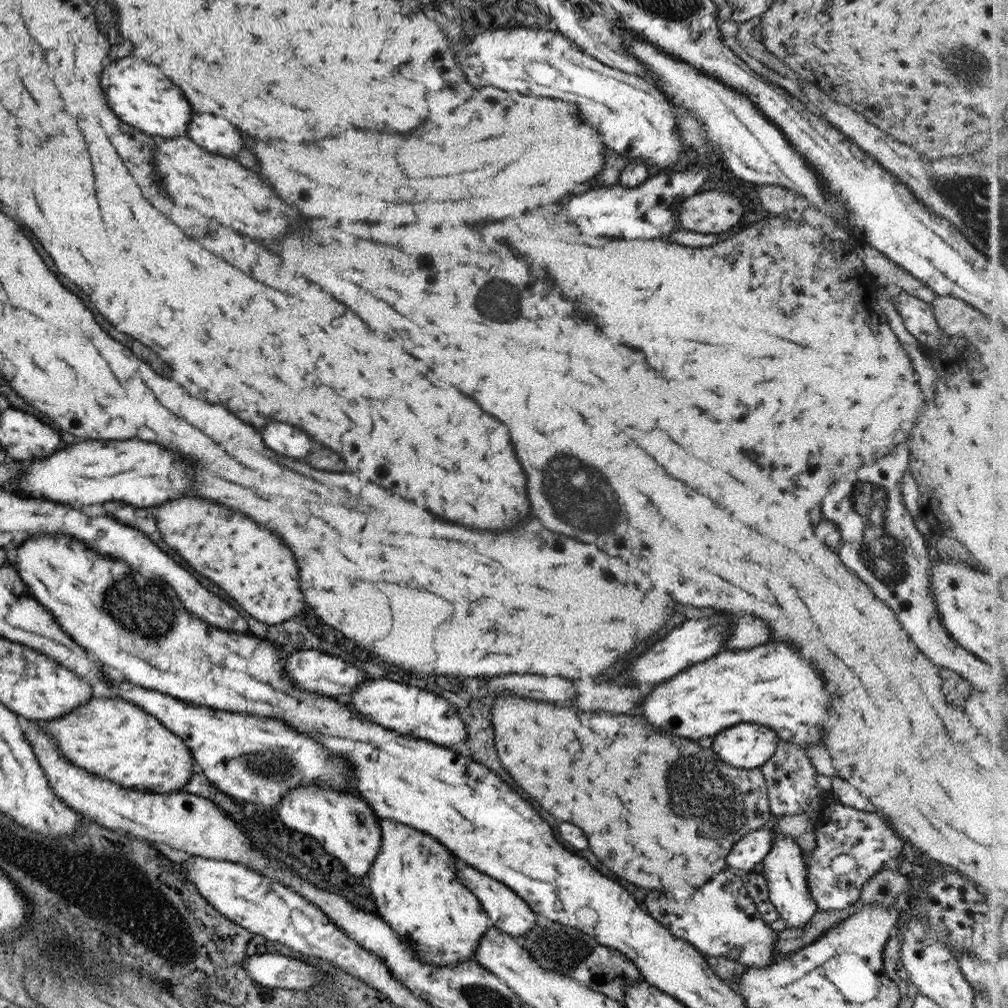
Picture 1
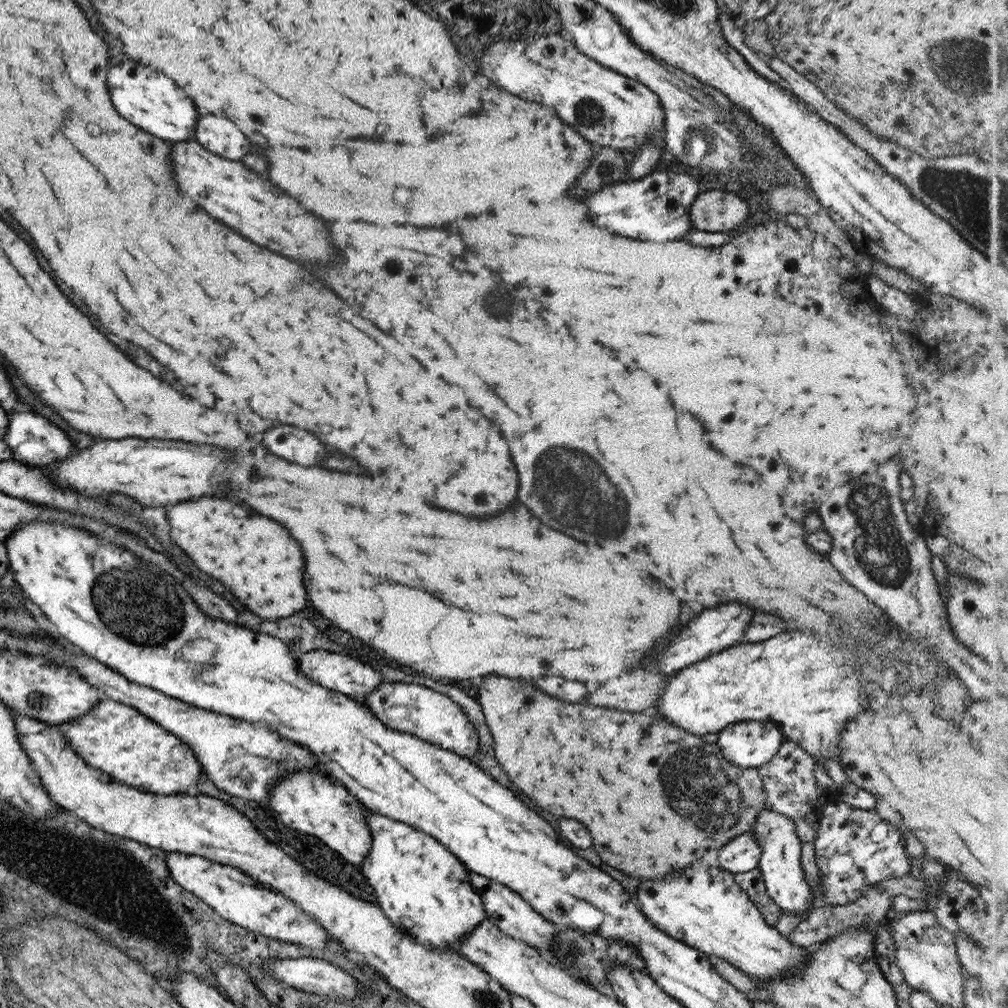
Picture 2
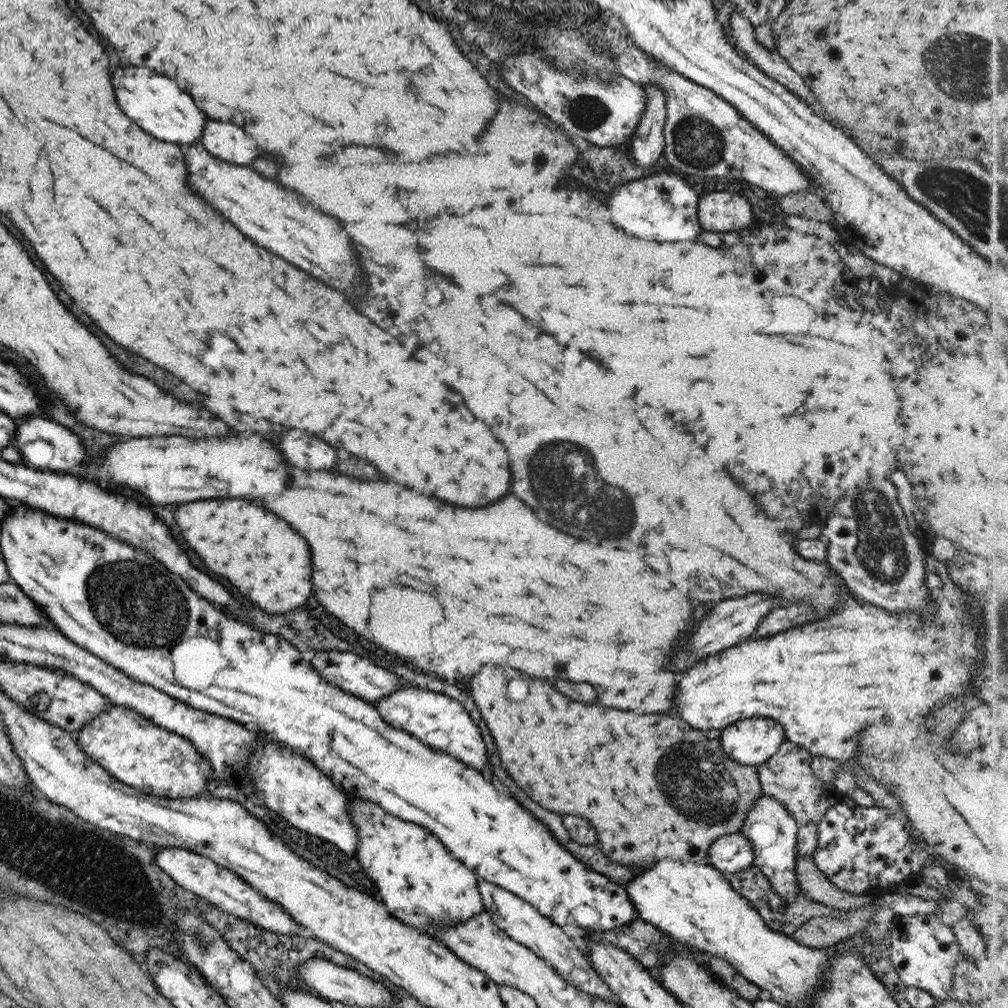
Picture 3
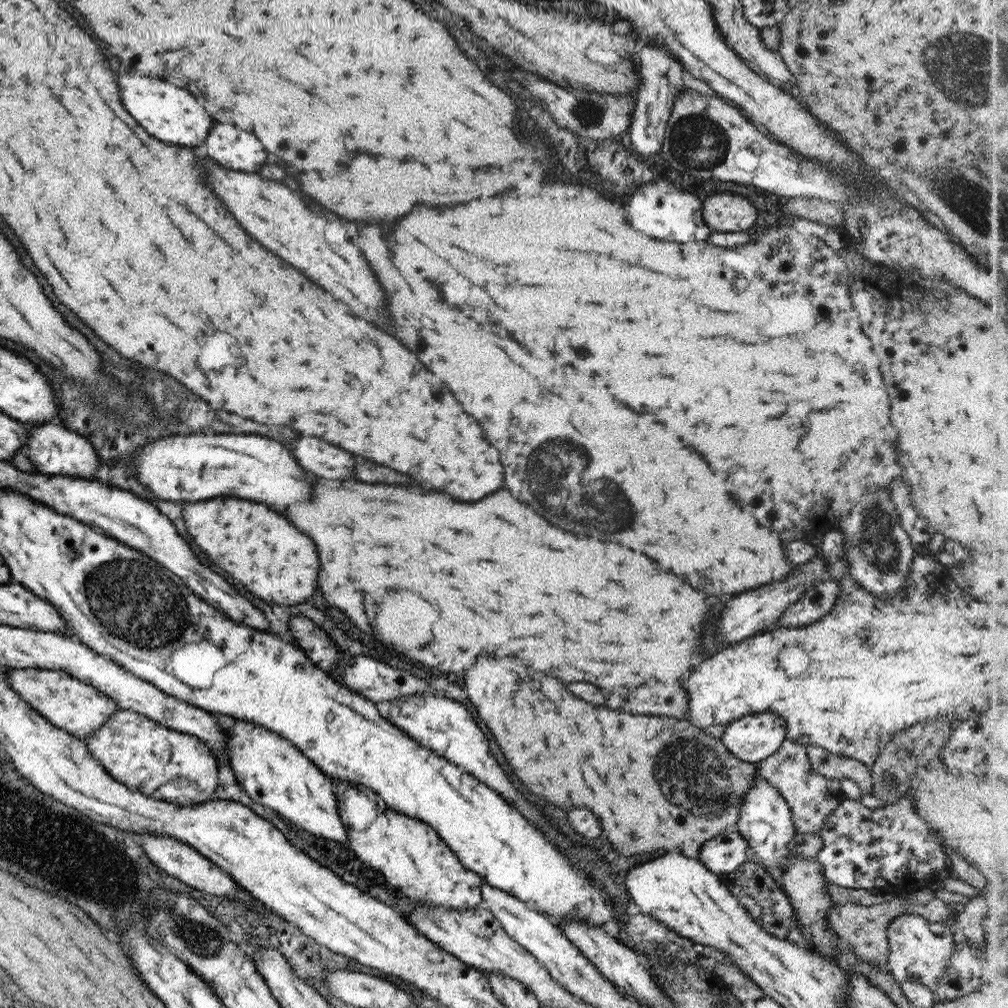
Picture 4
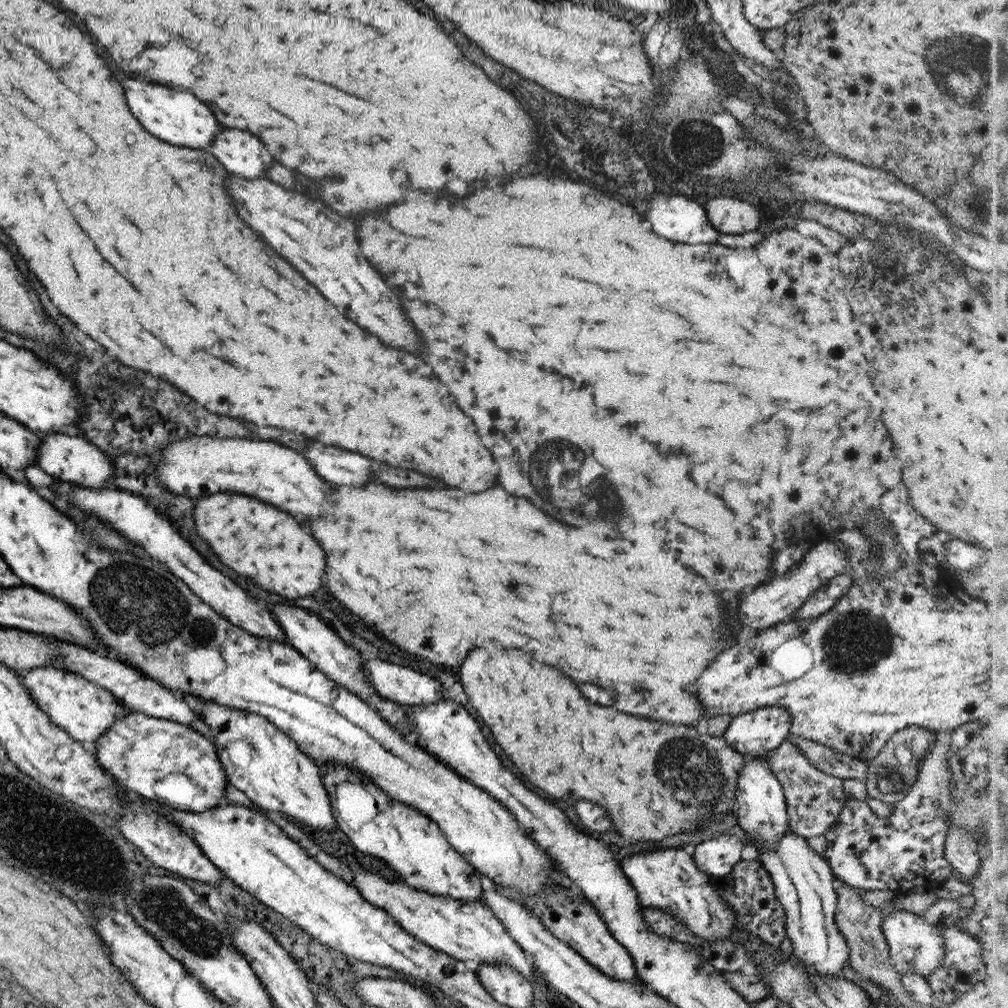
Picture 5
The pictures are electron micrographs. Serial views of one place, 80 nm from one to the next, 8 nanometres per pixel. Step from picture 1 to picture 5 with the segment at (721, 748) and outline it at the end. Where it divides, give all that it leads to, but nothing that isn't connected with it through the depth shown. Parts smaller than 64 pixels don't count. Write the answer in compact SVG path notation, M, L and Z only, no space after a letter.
M757 708L733 717L725 729L722 738L724 742L734 752L737 752L744 759L755 758L755 756L764 756L773 749L777 749L785 740L790 730L789 714L781 708Z

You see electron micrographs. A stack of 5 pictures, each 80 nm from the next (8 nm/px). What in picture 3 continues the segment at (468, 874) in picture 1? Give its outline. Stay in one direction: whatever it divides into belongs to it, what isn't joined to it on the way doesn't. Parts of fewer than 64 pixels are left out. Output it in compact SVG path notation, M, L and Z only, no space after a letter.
M477 878L477 890L480 894L484 911L489 913L490 919L509 938L522 944L533 952L535 956L543 959L563 980L567 980L569 984L573 985L573 988L621 1005L619 999L608 989L608 986L597 976L597 973L593 971L589 958L573 945L571 939L561 931L560 926L553 924L548 918L541 916L541 913L537 912L536 908L533 908L512 892L499 888L496 884Z

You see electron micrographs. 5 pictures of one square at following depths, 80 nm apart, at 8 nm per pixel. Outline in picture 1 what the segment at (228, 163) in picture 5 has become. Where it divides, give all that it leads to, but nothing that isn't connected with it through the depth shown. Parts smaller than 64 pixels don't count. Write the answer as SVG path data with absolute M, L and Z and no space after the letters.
M193 114L187 136L197 146L219 156L235 156L243 148L241 134L227 120L211 114Z

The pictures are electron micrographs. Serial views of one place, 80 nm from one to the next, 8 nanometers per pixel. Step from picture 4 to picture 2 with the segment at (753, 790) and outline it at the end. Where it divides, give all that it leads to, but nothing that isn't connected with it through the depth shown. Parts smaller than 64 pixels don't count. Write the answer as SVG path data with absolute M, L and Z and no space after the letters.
M767 804L763 805L762 811L759 812L761 816L757 816L755 824L748 831L760 846L760 857L756 867L762 874L767 896L774 900L782 912L802 915L807 909L811 910L813 905L809 885L800 867L801 842L793 830L793 822L787 816L775 813Z

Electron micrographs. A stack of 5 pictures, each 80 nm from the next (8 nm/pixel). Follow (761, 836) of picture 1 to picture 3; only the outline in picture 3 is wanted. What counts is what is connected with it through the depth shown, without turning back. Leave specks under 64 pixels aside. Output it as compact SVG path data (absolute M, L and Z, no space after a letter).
M739 832L718 836L709 845L708 864L719 872L739 872L753 865L754 857L750 842Z

